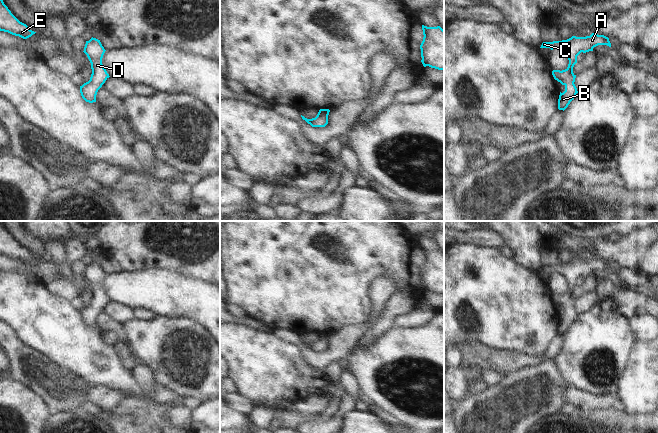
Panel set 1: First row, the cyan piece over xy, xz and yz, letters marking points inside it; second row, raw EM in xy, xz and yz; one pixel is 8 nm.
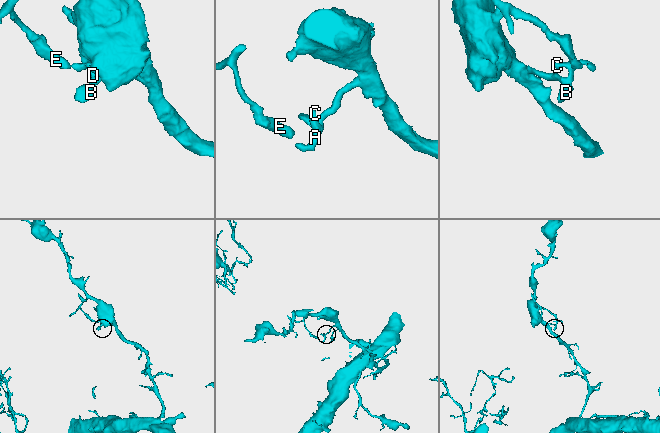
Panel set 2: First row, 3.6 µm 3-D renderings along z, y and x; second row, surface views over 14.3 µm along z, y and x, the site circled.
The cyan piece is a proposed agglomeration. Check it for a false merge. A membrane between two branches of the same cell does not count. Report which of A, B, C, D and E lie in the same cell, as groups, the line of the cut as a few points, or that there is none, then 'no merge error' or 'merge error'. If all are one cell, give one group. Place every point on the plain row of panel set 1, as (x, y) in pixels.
A B C D E; no cut; no merge error

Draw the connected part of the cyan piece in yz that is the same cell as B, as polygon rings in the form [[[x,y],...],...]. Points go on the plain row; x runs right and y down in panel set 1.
[[[592,257],[586,261],[572,260],[567,264],[543,266],[540,272],[561,273],[567,278],[569,284],[568,291],[565,294],[553,294],[552,299],[555,304],[565,310],[565,315],[560,316],[558,323],[558,333],[565,334],[570,326],[578,317],[574,308],[576,299],[573,297],[573,291],[577,287],[577,280],[583,276],[593,275],[593,272],[598,269],[607,269],[611,271],[609,262],[604,259]]]

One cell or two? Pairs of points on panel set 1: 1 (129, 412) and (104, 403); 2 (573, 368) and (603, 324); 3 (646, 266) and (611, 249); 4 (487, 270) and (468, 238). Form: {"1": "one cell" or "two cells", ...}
{"1": "two cells", "2": "one cell", "3": "two cells", "4": "two cells"}

